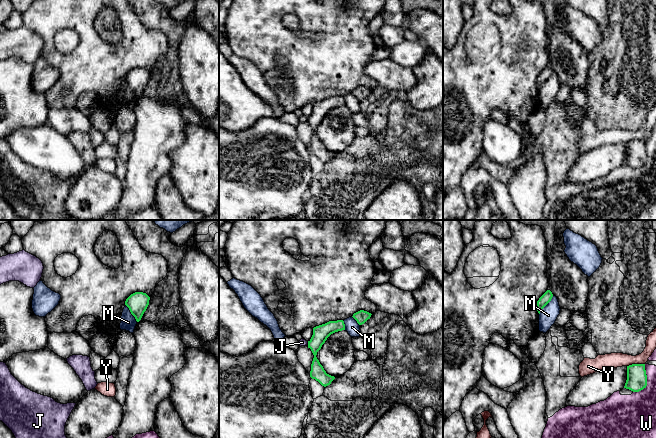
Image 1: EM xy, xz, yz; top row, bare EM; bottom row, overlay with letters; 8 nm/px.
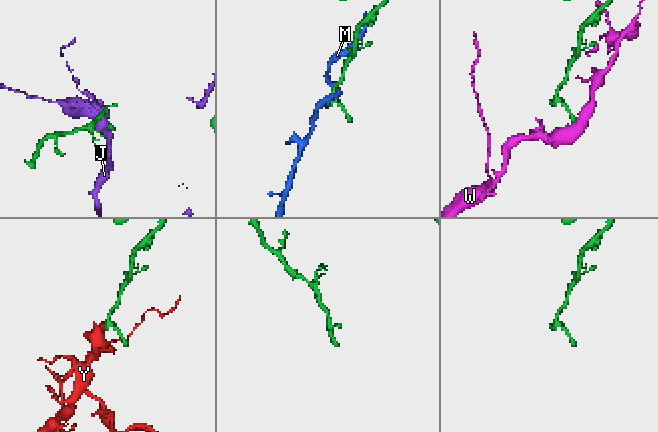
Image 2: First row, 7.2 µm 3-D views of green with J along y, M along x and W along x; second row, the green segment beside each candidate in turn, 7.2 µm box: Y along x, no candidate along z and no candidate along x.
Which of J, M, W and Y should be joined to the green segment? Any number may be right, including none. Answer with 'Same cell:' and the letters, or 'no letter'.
Same cell: no letter

